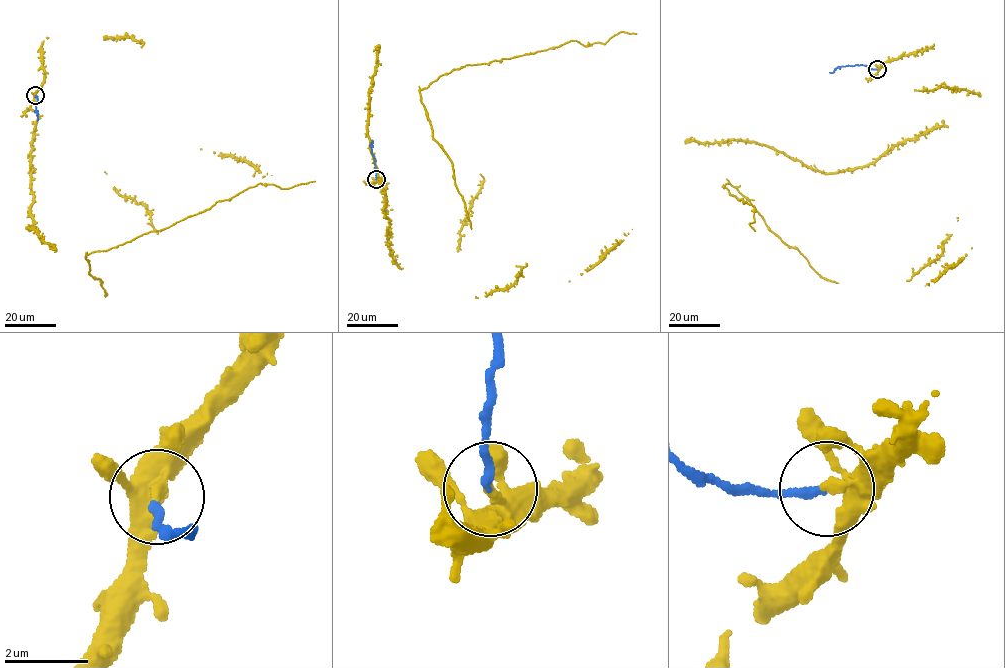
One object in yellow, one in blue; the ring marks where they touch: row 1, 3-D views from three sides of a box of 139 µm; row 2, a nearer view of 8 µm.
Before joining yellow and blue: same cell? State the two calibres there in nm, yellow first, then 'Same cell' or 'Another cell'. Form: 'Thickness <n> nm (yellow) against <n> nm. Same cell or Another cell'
Thickness 220 nm (yellow) against 190 nm. Another cell

